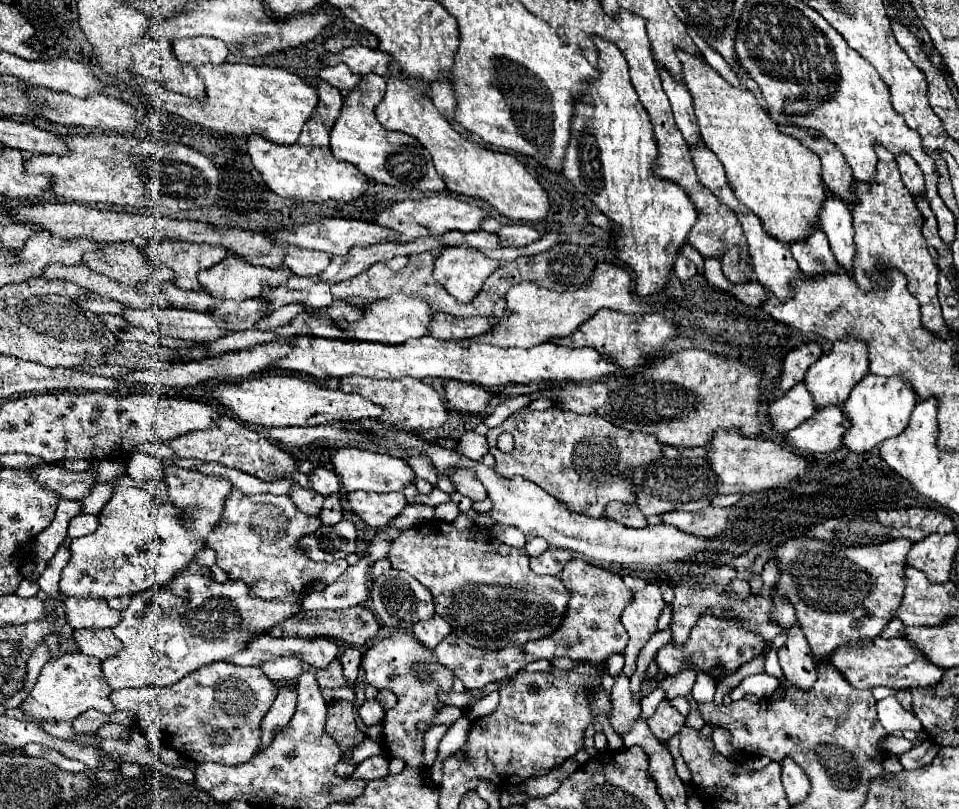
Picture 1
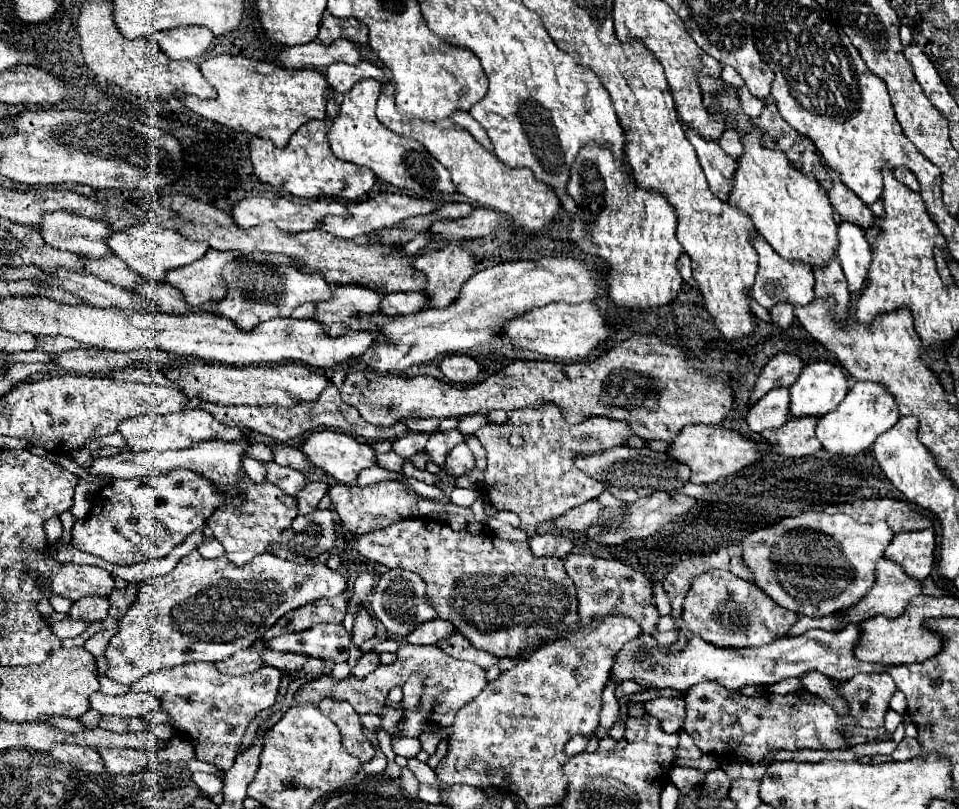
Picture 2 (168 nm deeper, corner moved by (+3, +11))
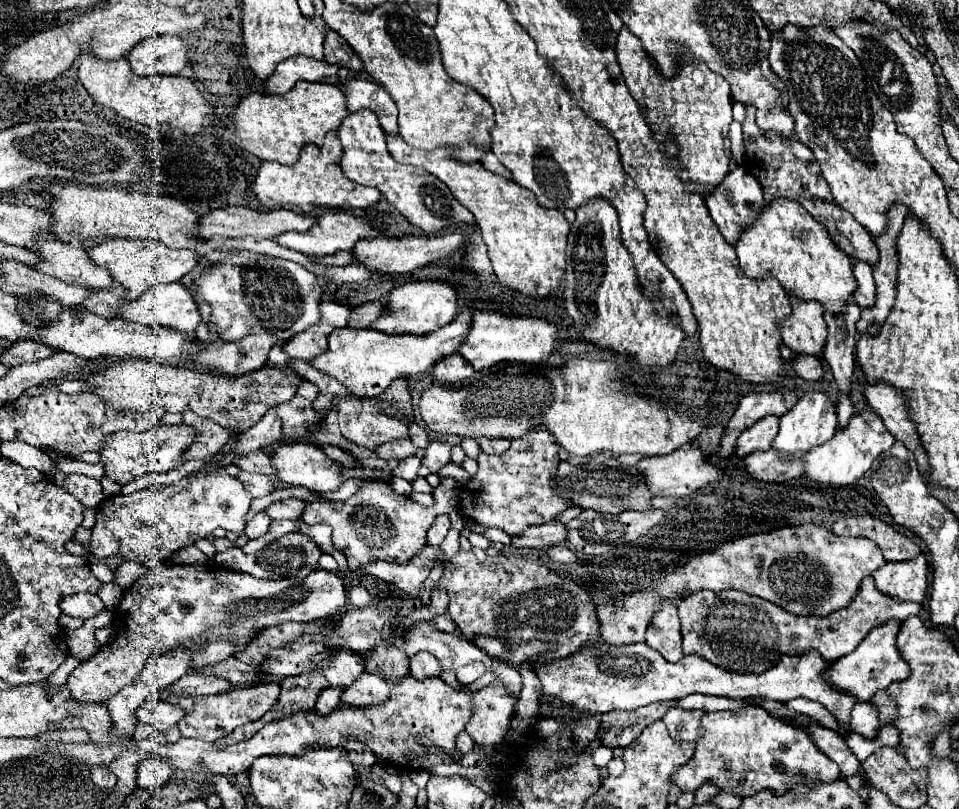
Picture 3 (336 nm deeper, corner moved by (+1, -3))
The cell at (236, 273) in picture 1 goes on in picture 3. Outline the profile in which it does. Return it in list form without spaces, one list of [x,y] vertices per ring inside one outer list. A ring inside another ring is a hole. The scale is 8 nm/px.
[[[175,281],[169,285],[155,285],[153,289],[143,293],[139,299],[127,303],[121,319],[129,319],[133,323],[143,323],[143,325],[151,325],[151,327],[173,327],[179,331],[195,331],[195,327],[201,323],[201,315],[199,315],[195,297],[185,287],[183,281]]]

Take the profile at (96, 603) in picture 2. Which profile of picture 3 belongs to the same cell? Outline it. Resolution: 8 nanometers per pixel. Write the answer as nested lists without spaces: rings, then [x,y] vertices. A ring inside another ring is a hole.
[[[69,595],[69,597],[63,597],[59,607],[63,609],[63,613],[71,617],[81,617],[81,619],[91,619],[105,609],[103,601],[97,595]]]

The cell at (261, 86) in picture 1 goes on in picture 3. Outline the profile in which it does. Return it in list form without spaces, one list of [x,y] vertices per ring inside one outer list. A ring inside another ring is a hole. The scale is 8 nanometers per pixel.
[[[299,81],[285,95],[249,93],[247,97],[241,97],[235,107],[227,109],[231,127],[223,127],[223,137],[263,161],[293,165],[305,143],[315,143],[321,147],[325,133],[335,131],[347,113],[345,95],[339,87],[329,83]]]

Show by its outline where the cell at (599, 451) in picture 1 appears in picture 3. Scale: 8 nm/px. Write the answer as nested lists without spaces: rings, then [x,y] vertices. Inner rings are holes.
[[[537,429],[519,439],[513,439],[509,451],[503,455],[481,453],[477,457],[477,475],[465,483],[465,491],[459,495],[461,515],[471,517],[483,527],[503,529],[509,535],[521,535],[527,527],[555,521],[557,515],[575,507],[575,503],[557,495],[551,487],[553,475],[561,463],[559,449],[559,443],[547,429]],[[469,489],[477,499],[469,499]]]

